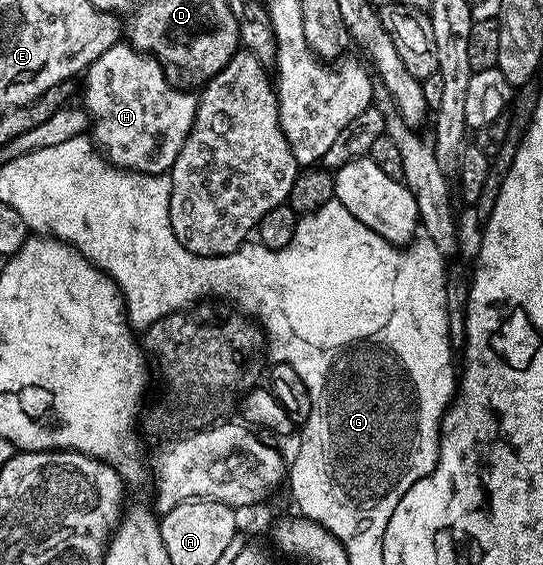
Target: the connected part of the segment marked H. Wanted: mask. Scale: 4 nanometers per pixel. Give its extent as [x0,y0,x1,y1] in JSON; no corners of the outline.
[81,41,199,175]

